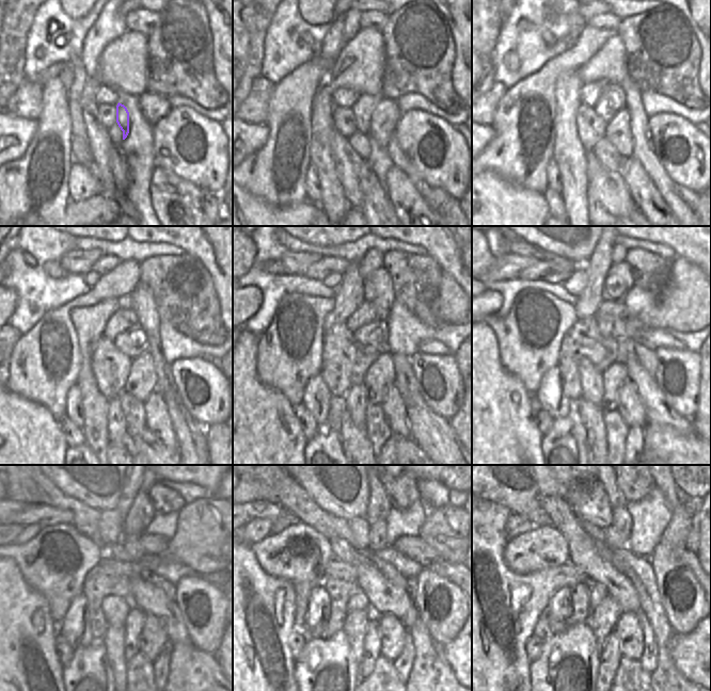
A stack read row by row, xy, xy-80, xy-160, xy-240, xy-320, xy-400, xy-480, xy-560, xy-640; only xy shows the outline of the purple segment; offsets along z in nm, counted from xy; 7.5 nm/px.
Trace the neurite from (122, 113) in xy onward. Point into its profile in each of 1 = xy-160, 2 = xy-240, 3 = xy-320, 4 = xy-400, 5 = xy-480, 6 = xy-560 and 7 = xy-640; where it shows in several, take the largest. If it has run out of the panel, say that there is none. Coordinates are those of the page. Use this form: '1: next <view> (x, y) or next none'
1: next xy-160 (611, 100)
2: next xy-240 (133, 341)
3: next xy-320 (374, 334)
4: next xy-400 (612, 326)
5: next xy-480 (131, 545)
6: next xy-560 (377, 531)
7: next xy-640 (620, 517)

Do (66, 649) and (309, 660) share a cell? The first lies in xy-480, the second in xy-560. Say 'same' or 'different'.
different

